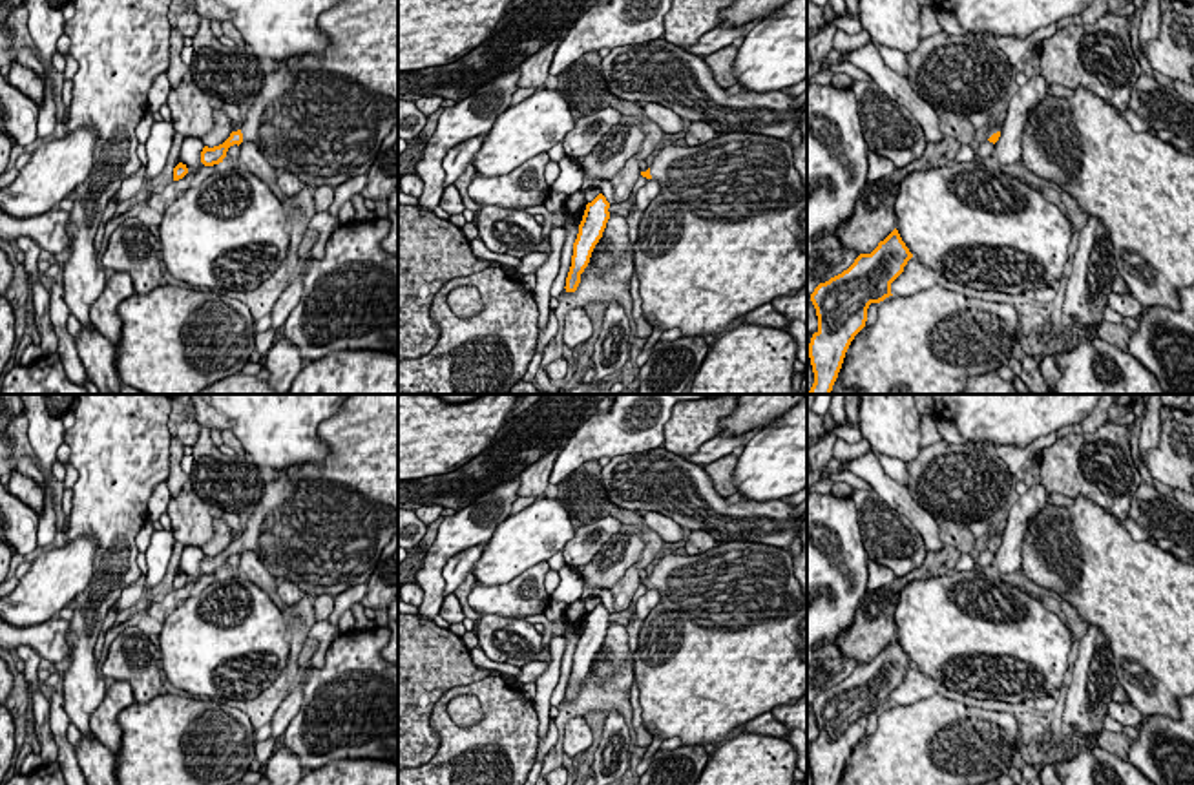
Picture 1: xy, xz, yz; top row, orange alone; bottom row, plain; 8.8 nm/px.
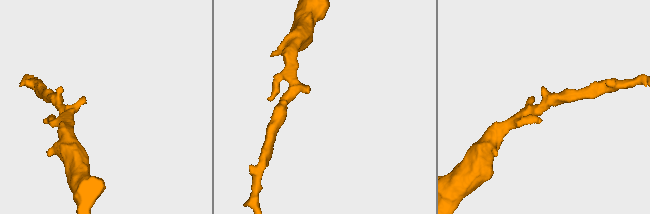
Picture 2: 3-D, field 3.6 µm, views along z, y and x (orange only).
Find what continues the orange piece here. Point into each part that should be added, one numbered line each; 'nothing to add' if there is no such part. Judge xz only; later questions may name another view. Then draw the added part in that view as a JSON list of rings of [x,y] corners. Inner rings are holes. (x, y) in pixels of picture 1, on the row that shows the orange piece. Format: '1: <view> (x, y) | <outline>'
1: xz (723, 238) | [[[719,133],[716,139],[699,146],[674,146],[668,142],[657,152],[650,166],[650,175],[659,183],[661,194],[650,201],[648,208],[643,212],[637,241],[632,245],[634,270],[639,276],[643,316],[650,327],[655,325],[663,332],[679,329],[681,338],[719,334],[736,318],[772,303],[774,298],[794,296],[807,283],[807,239],[800,223],[800,214],[807,208],[807,194],[794,168],[794,148],[789,141],[756,133]]]

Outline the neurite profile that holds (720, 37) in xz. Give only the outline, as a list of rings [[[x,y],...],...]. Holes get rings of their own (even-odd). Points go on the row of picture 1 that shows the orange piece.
[[[749,22],[741,27],[716,27],[705,33],[694,46],[683,47],[685,51],[707,57],[721,47],[732,46],[736,38],[745,37],[758,22]]]

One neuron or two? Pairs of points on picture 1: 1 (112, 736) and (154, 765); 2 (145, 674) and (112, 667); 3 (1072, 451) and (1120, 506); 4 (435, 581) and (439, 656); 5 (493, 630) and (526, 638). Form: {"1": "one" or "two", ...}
{"1": "two", "2": "one", "3": "one", "4": "two", "5": "one"}

